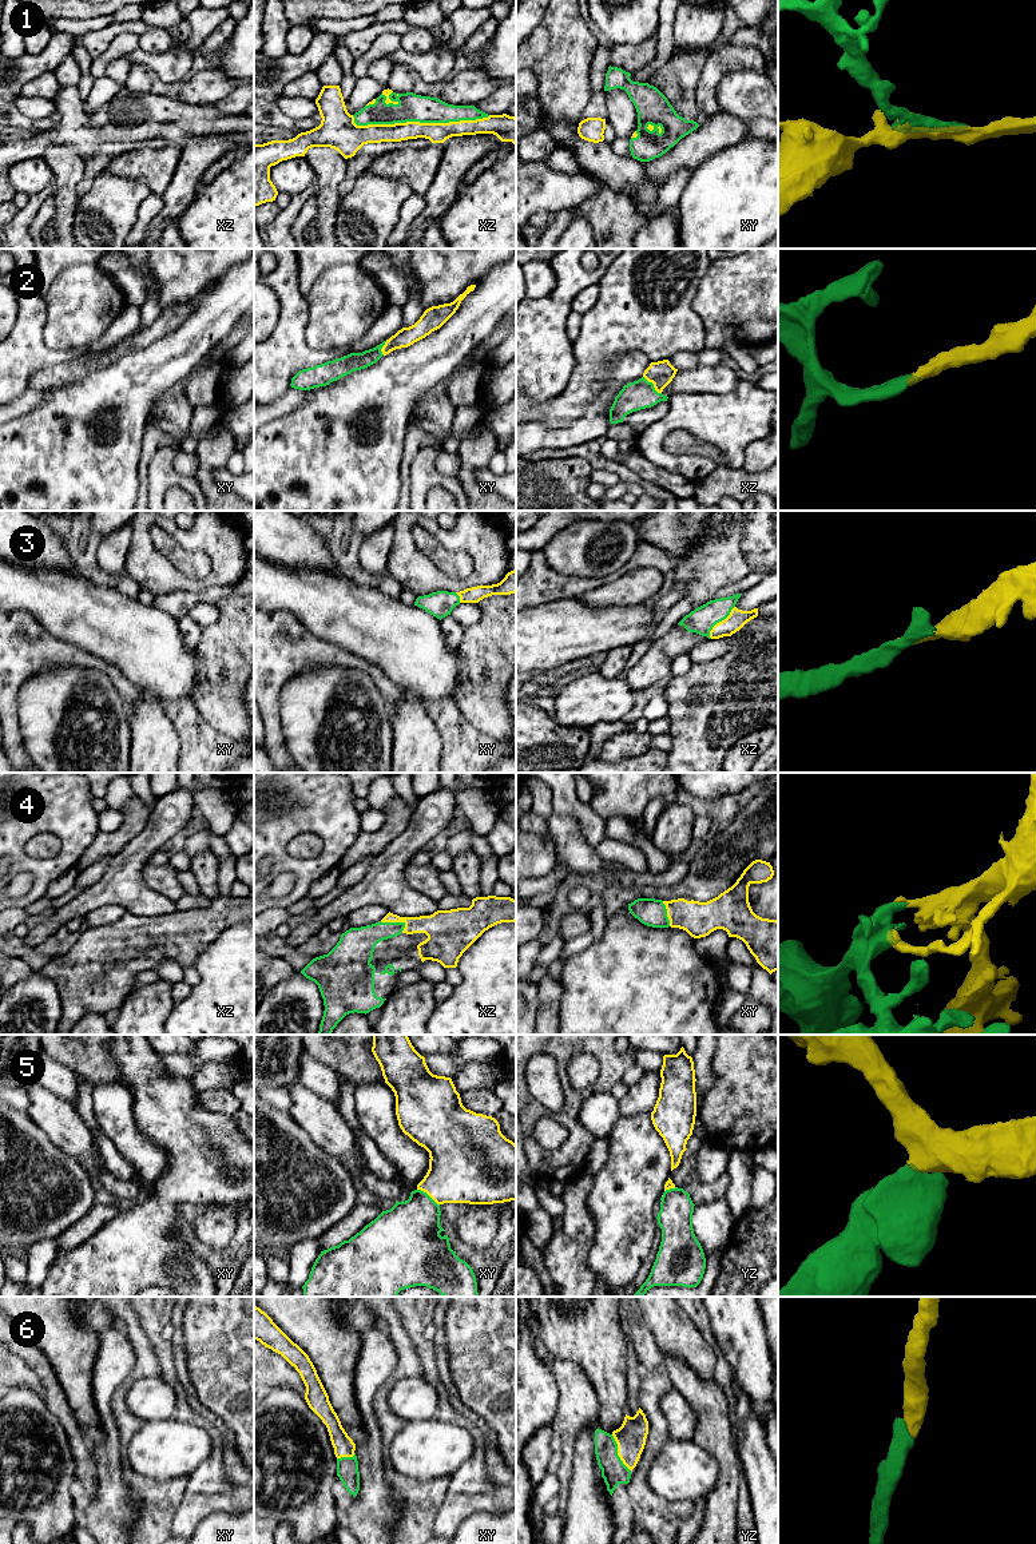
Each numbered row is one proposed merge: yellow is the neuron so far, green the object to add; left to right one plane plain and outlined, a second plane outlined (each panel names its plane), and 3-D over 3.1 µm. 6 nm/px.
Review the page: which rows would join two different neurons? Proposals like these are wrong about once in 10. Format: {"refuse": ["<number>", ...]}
{"refuse": []}

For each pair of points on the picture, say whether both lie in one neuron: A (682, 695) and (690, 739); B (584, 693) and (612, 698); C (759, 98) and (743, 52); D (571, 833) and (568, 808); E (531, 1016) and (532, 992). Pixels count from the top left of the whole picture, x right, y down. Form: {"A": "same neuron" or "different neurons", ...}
{"A": "same neuron", "B": "same neuron", "C": "different neurons", "D": "different neurons", "E": "same neuron"}

